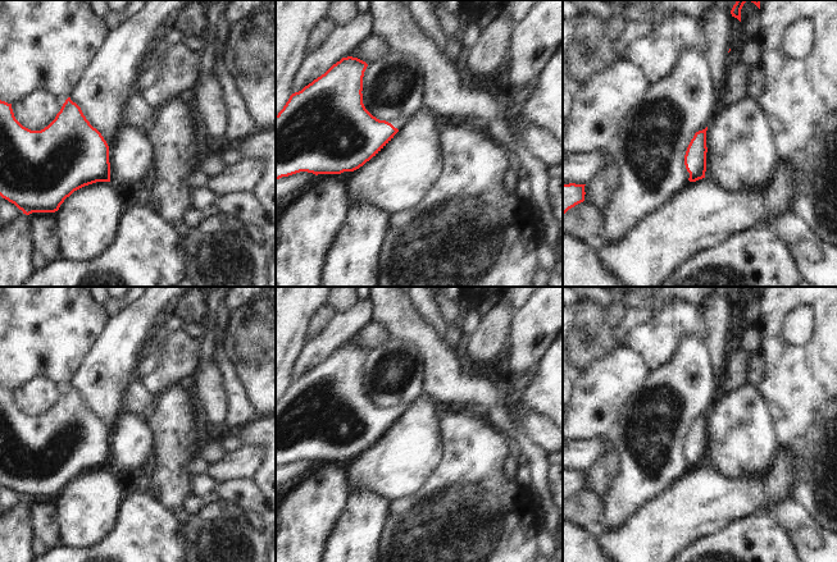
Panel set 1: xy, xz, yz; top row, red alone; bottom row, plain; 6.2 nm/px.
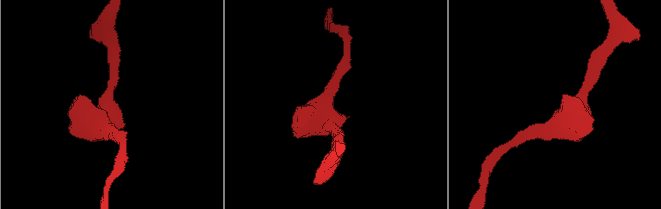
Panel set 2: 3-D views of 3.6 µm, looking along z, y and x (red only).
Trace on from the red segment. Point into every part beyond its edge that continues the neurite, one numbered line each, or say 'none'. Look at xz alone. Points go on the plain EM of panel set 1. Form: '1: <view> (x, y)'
1: xz (397, 410).

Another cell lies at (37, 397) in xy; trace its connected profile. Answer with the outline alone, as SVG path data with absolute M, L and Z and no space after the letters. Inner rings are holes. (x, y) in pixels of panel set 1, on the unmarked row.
M35 376L19 389L12 390L15 406L31 417L47 413L60 398L65 387L45 376Z

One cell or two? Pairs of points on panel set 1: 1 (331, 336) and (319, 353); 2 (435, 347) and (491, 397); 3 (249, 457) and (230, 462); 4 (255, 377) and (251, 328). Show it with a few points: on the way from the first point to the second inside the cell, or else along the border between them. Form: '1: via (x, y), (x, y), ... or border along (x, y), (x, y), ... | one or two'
1: via (328, 339), (319, 350) | one
2: via (442, 362), (468, 388), (476, 389) | one
3: via (244, 462), (235, 462) | one
4: via (255, 365), (255, 339) | one

